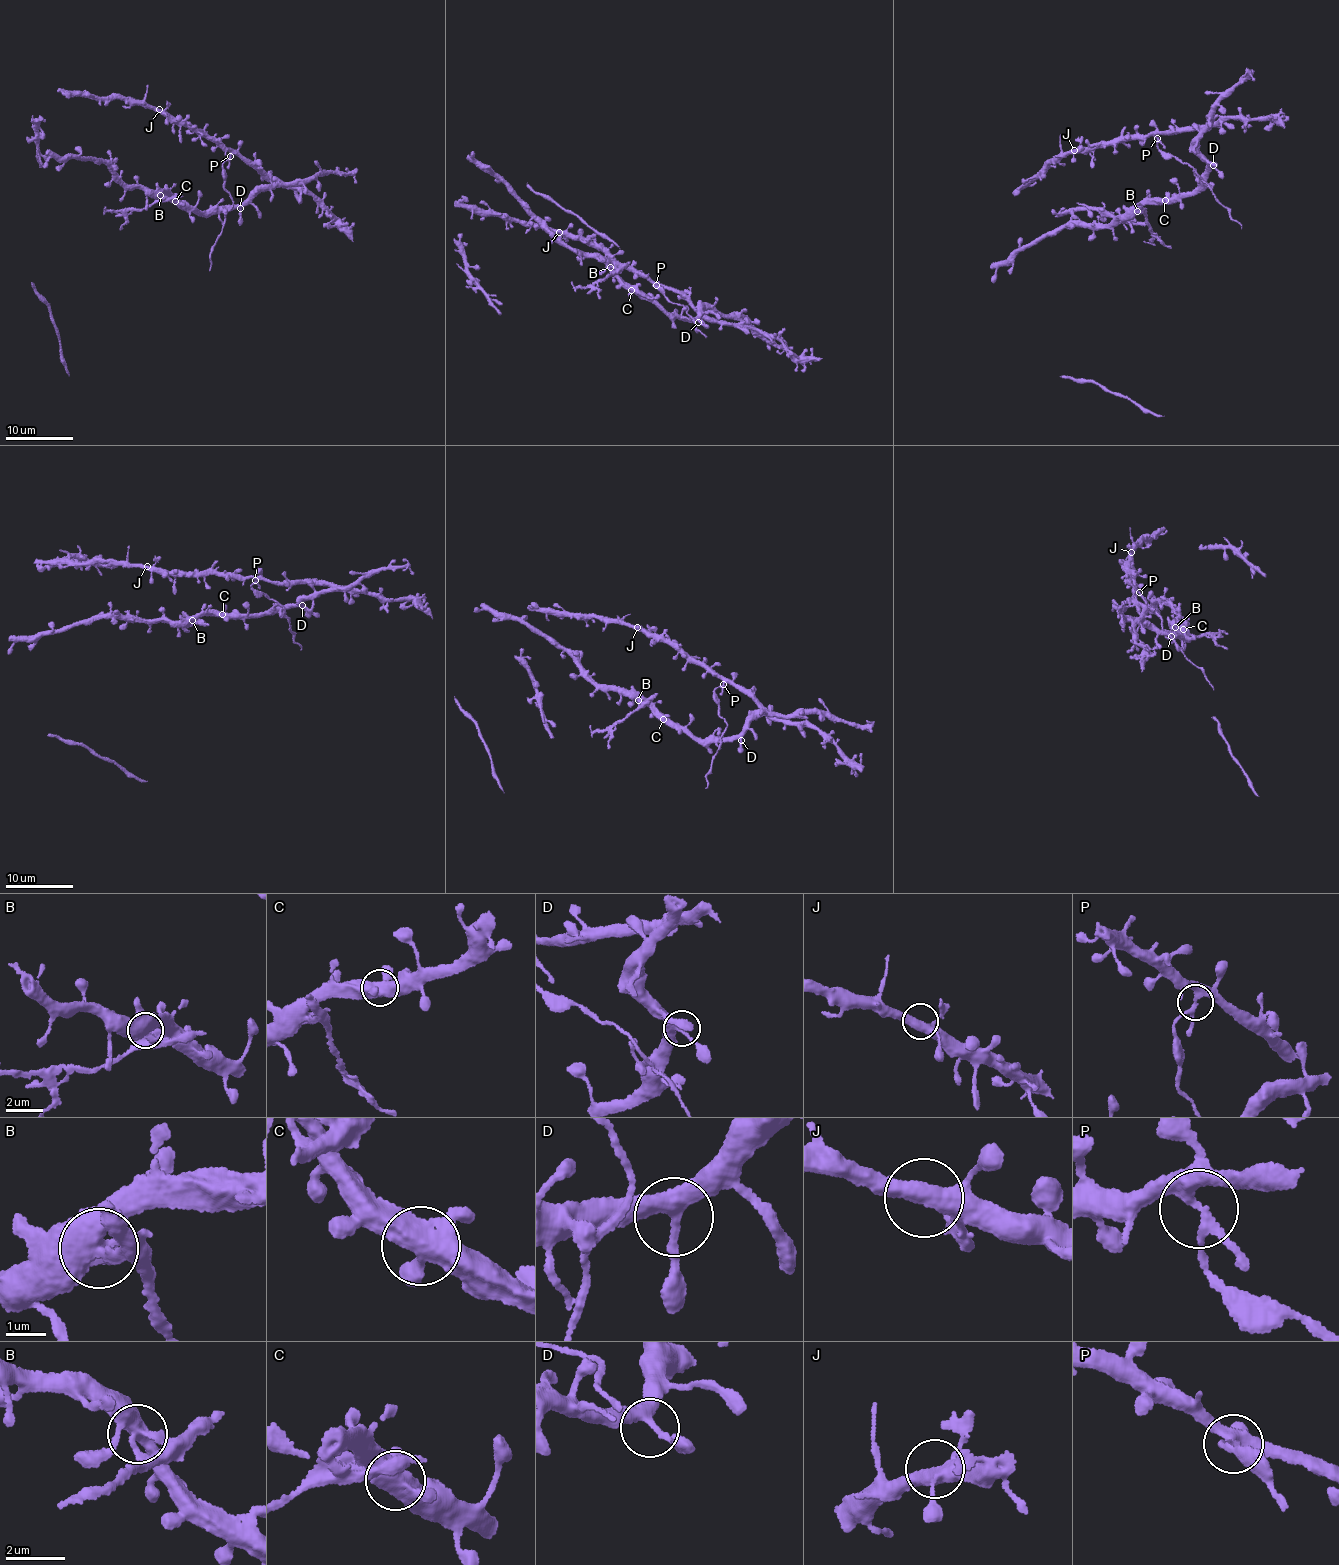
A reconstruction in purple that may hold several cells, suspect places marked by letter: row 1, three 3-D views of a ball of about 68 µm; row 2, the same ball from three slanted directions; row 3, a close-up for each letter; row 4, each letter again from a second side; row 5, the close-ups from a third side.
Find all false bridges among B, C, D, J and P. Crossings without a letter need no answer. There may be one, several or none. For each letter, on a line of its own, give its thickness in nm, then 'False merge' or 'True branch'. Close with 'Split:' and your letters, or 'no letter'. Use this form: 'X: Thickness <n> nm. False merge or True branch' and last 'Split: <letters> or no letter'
B: Thickness 480 nm. False merge
C: Thickness 500 nm. True branch
D: Thickness 320 nm. True branch
J: Thickness 380 nm. True branch
P: Thickness 280 nm. False merge
Split: B, P

